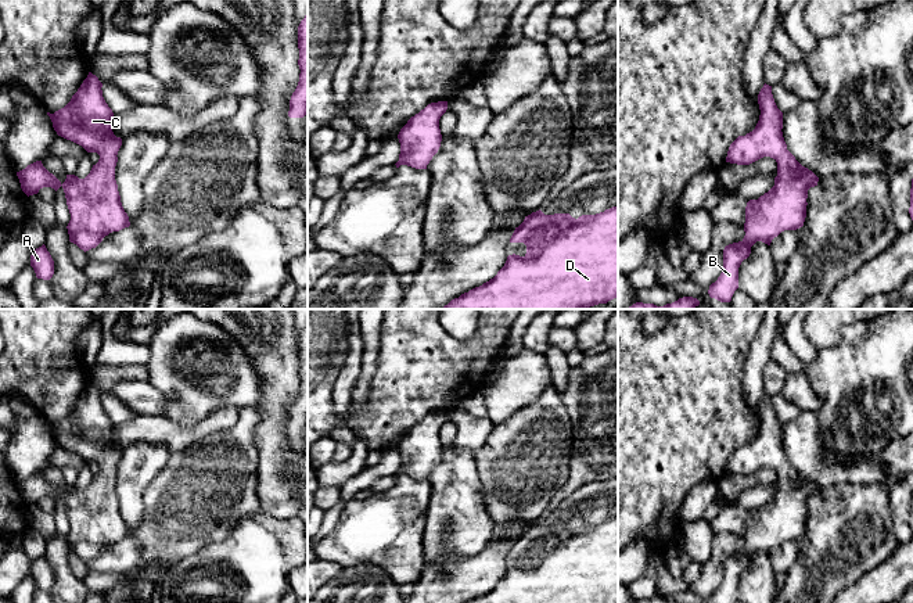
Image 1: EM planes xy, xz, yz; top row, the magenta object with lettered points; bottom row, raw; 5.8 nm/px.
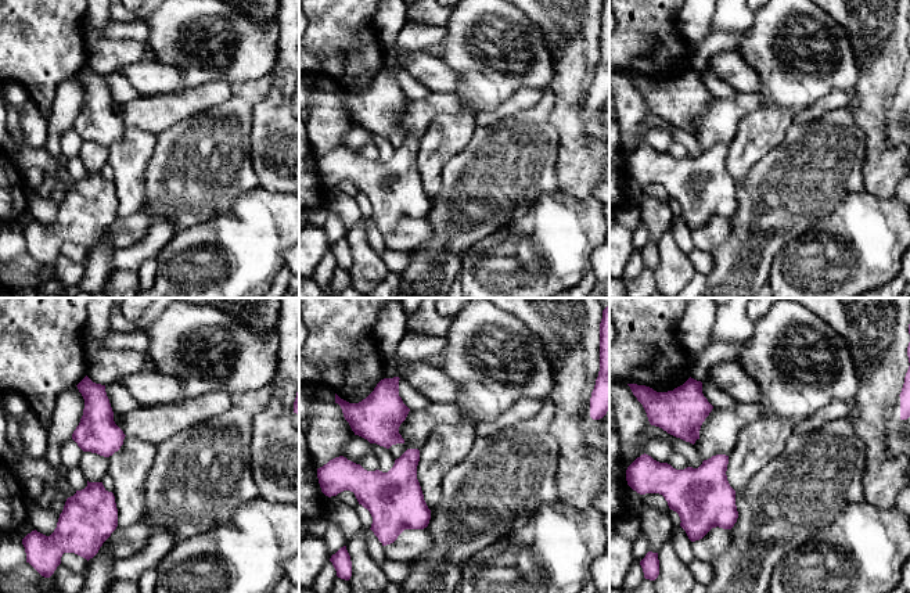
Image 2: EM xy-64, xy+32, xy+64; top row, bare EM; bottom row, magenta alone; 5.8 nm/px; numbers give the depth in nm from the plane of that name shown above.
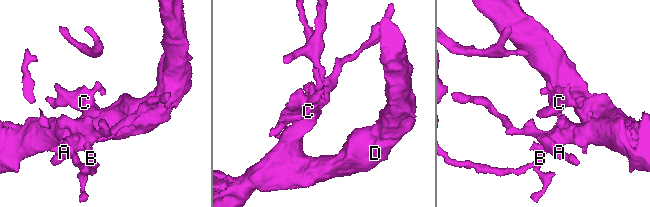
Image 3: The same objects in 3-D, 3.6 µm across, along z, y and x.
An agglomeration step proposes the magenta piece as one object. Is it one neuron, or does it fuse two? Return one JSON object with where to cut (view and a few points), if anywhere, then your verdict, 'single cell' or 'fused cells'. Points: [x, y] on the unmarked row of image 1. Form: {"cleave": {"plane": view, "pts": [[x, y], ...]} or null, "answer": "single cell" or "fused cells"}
{"cleave": null, "answer": "single cell"}

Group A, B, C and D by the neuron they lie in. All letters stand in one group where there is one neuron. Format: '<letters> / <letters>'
A B C D

